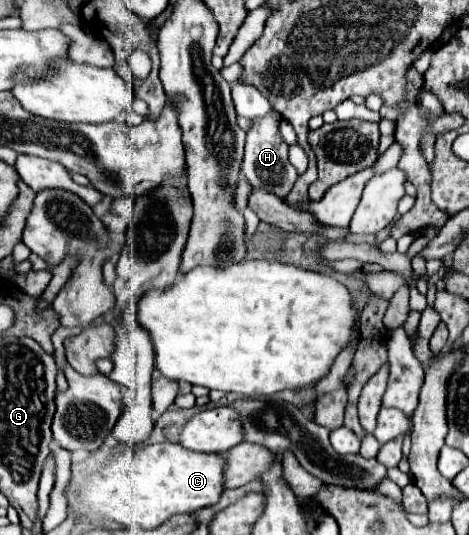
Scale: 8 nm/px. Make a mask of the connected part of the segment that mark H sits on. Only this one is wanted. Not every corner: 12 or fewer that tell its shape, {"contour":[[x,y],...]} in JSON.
{"contour":[[270,109],[246,129],[242,175],[284,199],[298,179]]}

